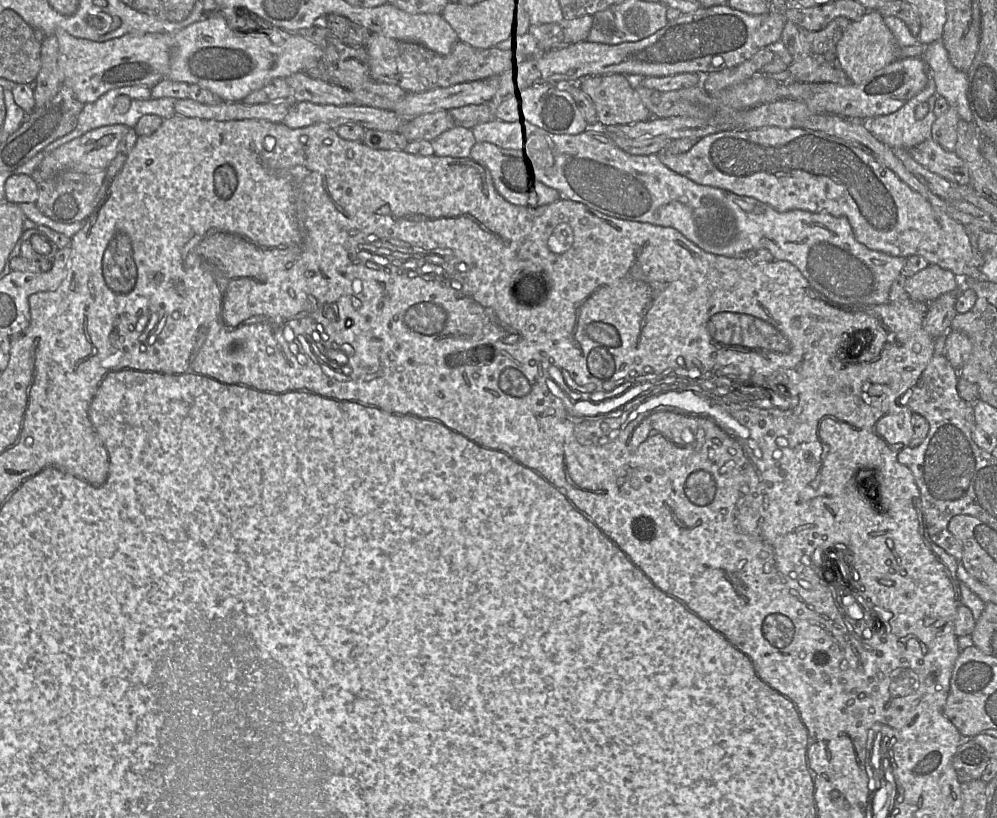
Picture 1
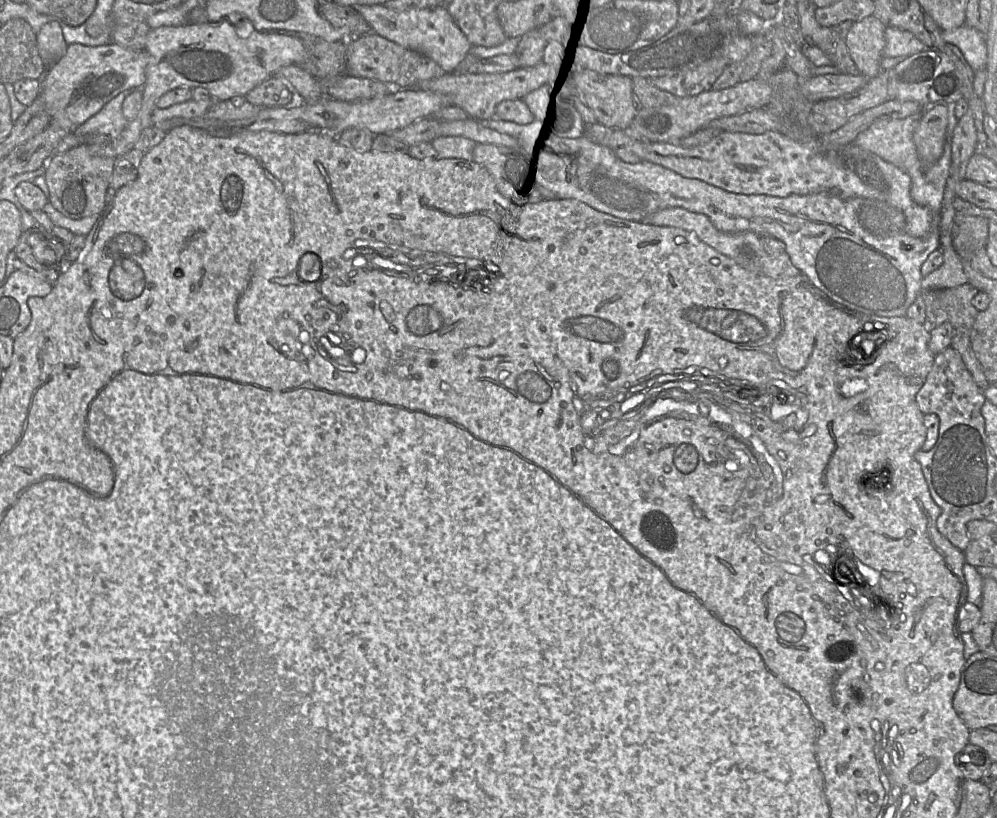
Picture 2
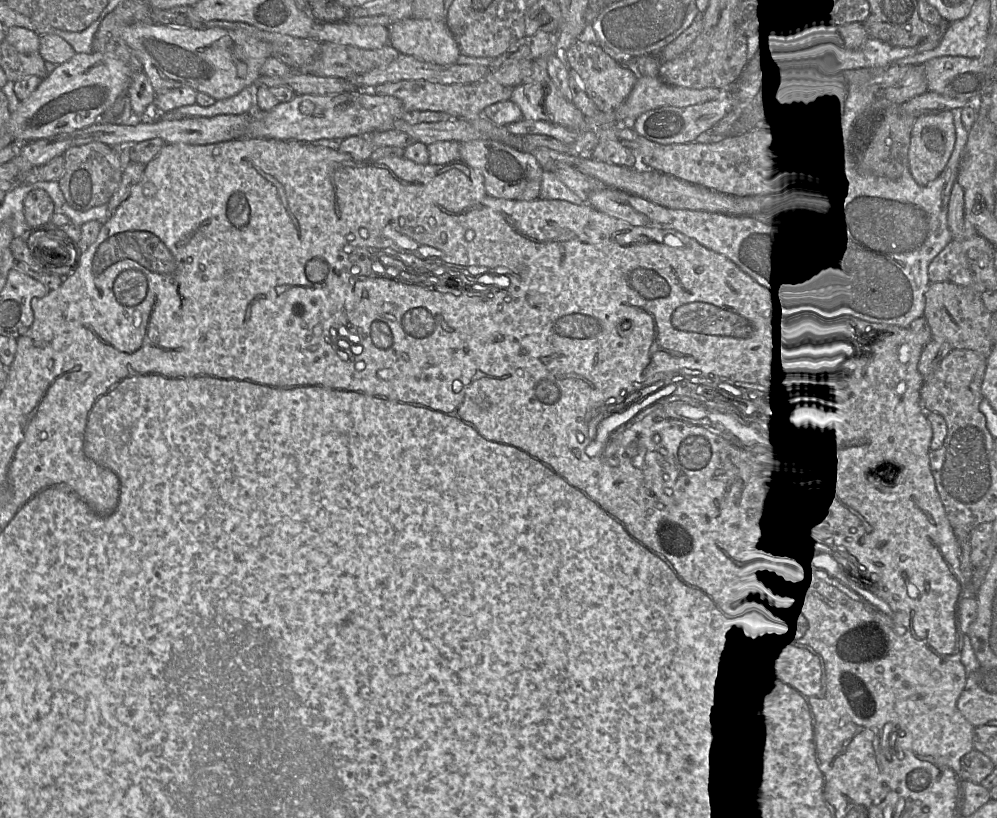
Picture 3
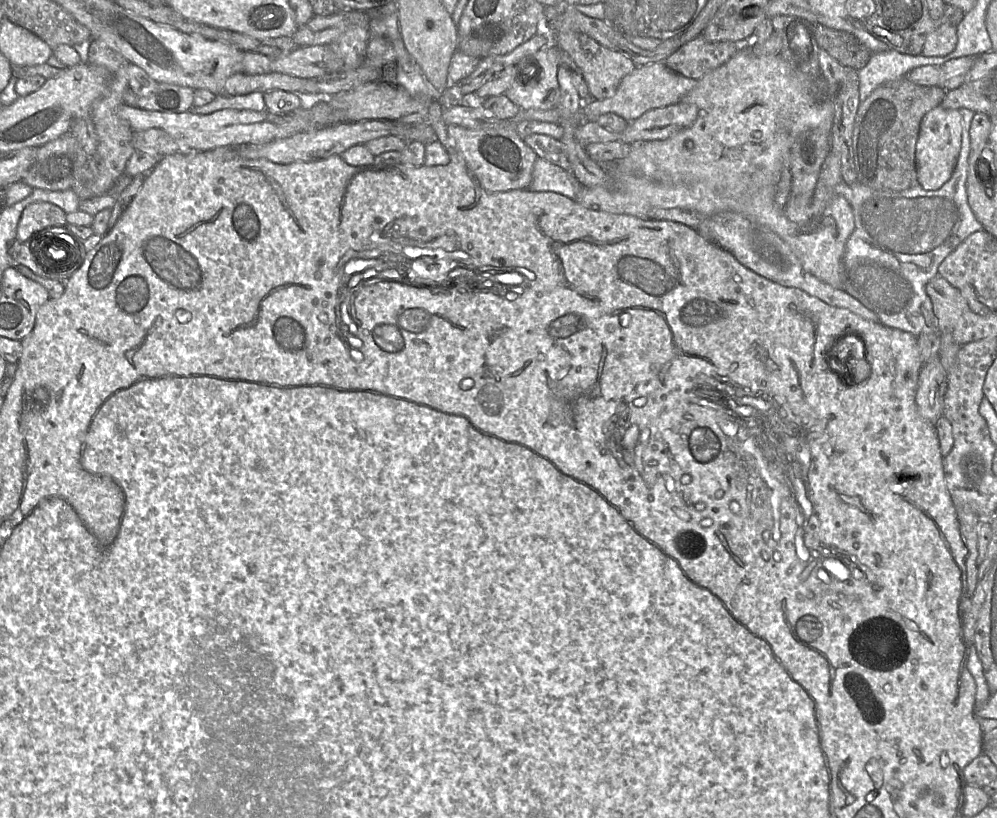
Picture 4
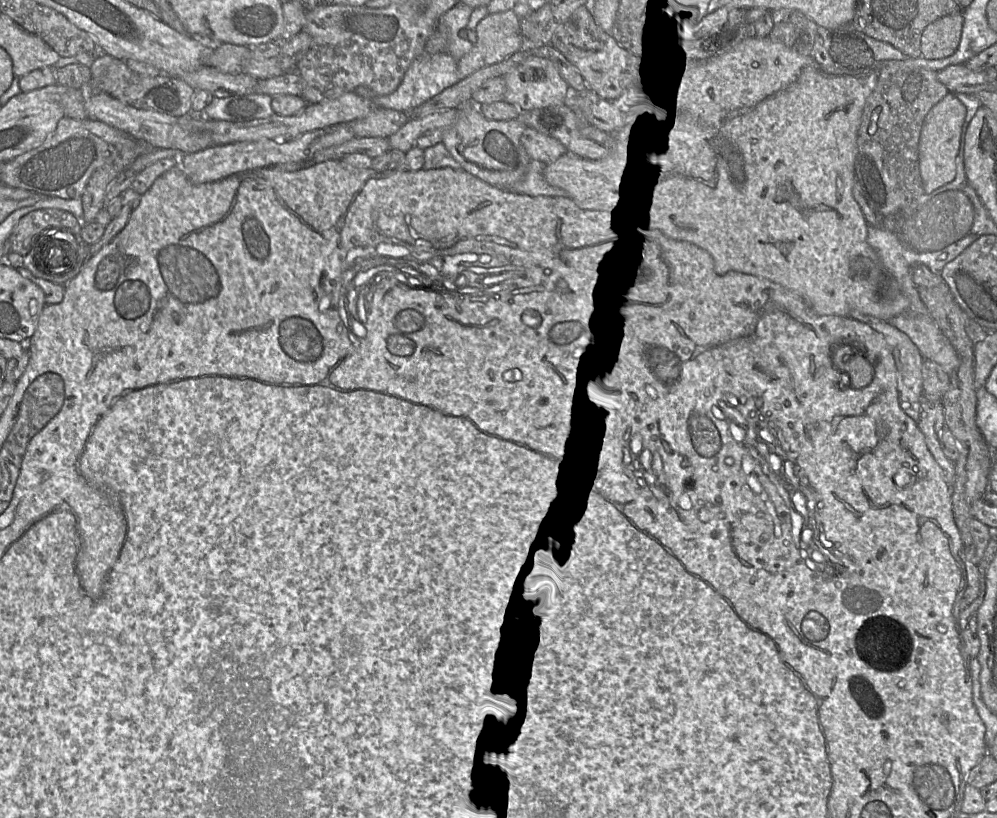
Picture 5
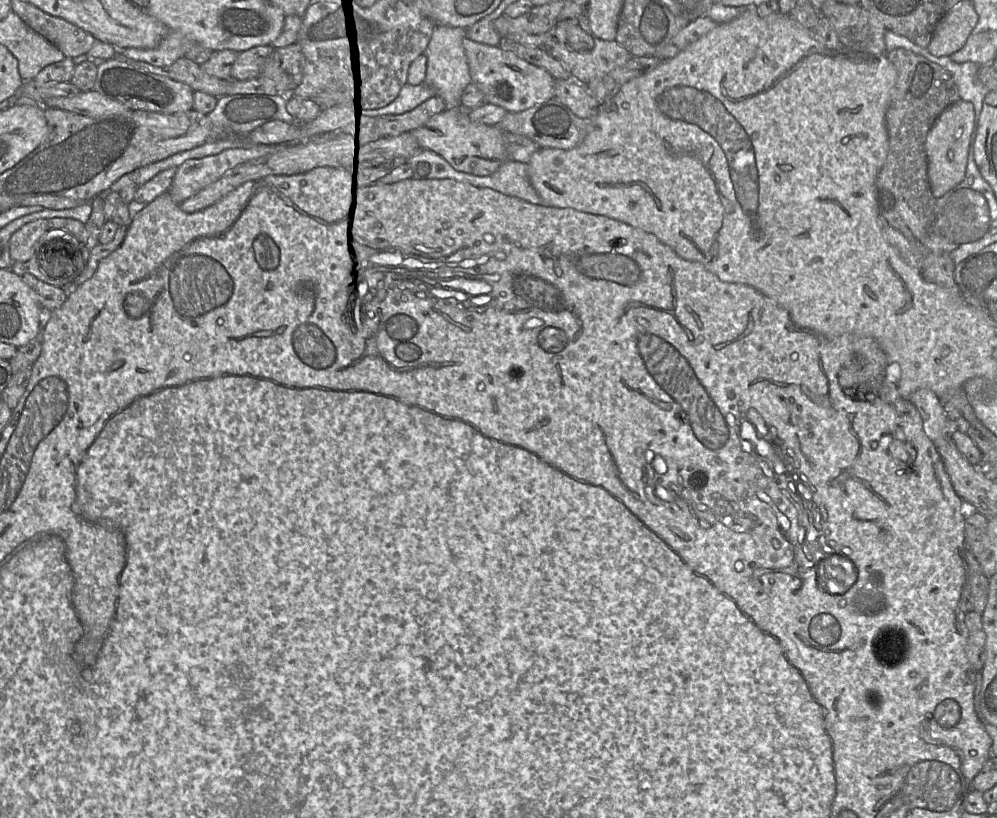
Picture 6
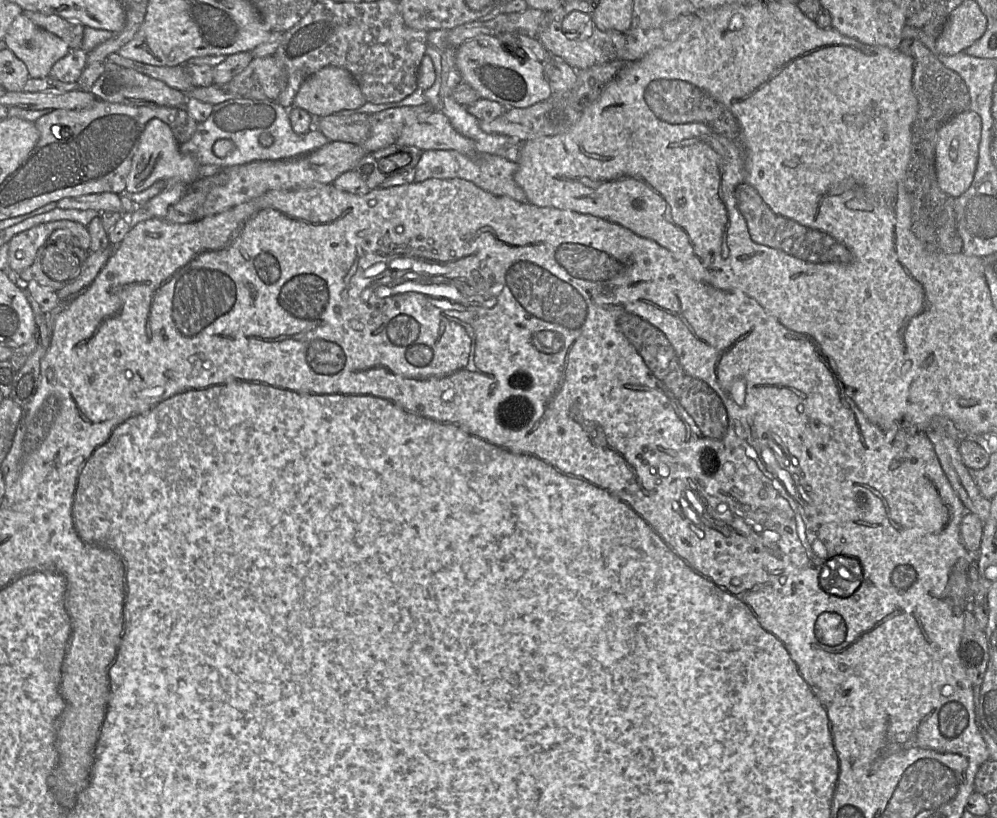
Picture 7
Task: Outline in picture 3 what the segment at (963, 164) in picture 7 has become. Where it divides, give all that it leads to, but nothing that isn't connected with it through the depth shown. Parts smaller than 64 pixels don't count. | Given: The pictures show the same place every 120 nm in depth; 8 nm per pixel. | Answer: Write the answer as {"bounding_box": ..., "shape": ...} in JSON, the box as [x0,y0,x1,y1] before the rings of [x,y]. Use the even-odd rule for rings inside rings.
{"bounding_box":[909,111,956,185],"shape":[[[952,111],[926,114],[916,118],[909,147],[909,169],[918,184],[927,185],[935,180],[947,165],[956,141]]]}

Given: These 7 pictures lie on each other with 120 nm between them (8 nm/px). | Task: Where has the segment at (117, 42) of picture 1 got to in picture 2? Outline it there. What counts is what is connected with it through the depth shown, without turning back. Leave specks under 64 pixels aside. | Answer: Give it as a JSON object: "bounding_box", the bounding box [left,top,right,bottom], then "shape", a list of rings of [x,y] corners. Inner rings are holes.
{"bounding_box":[41,43,149,130],"shape":[[[115,43],[101,46],[70,44],[66,54],[41,80],[41,96],[50,119],[65,130],[73,130],[98,113],[118,94],[129,89],[141,89],[146,81],[149,56]]]}

